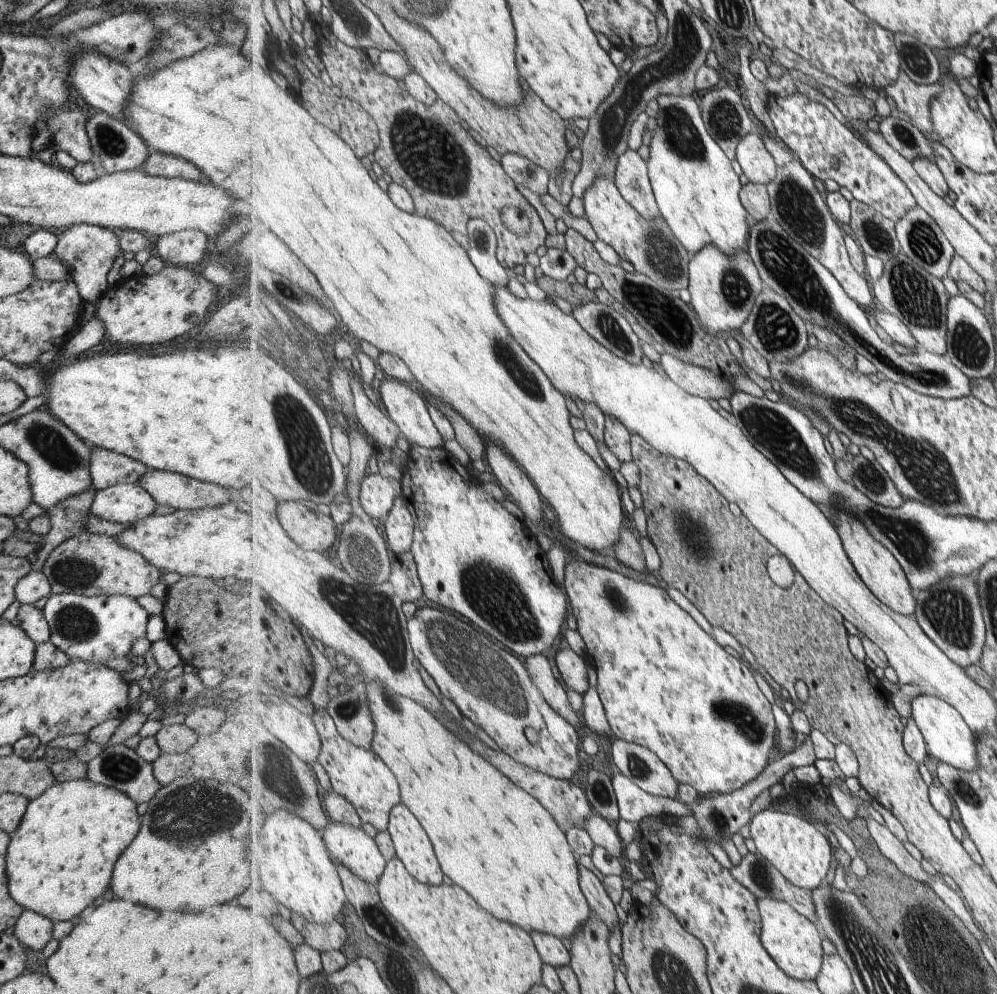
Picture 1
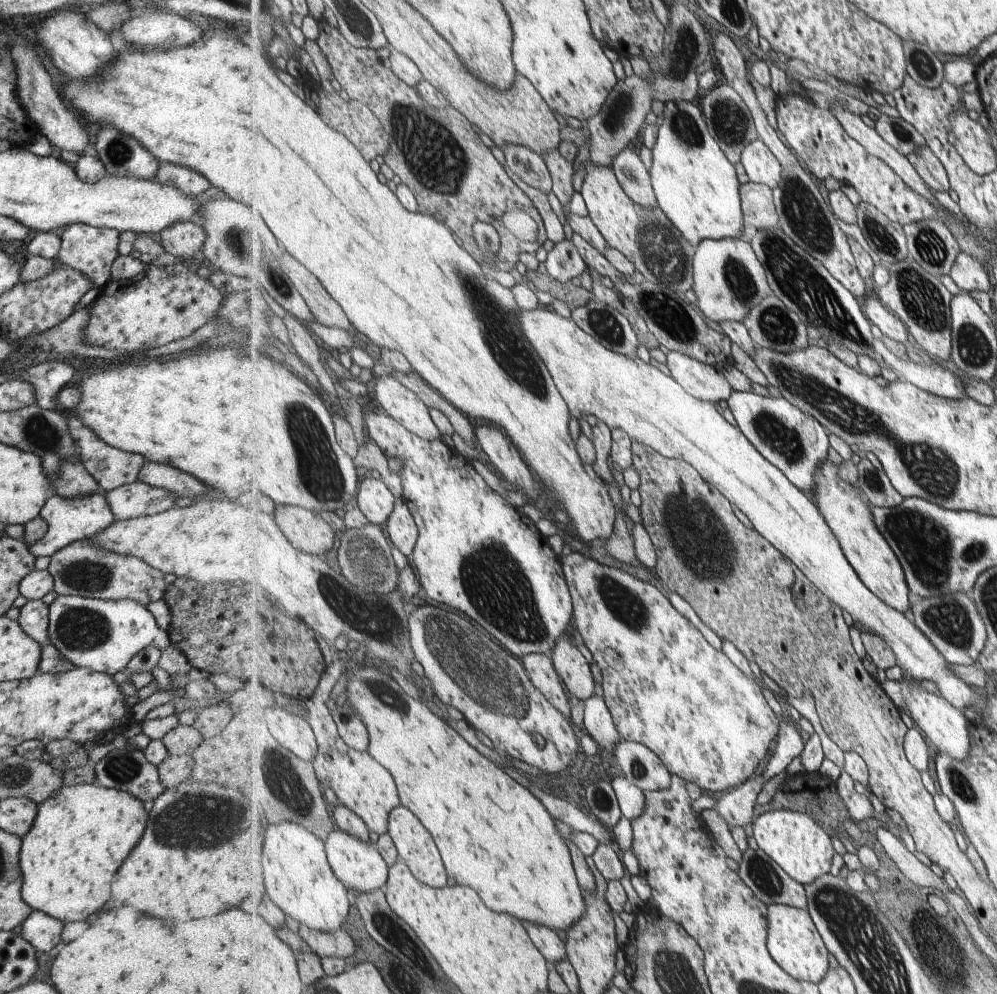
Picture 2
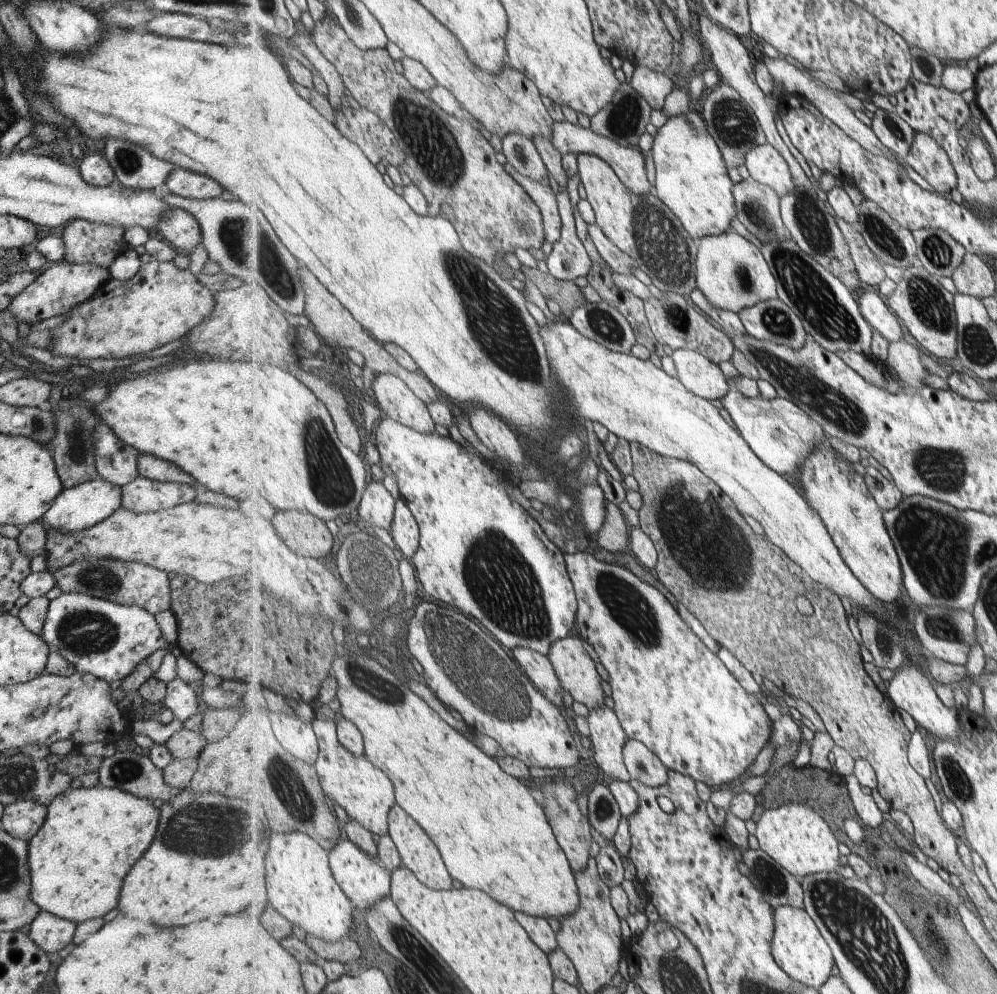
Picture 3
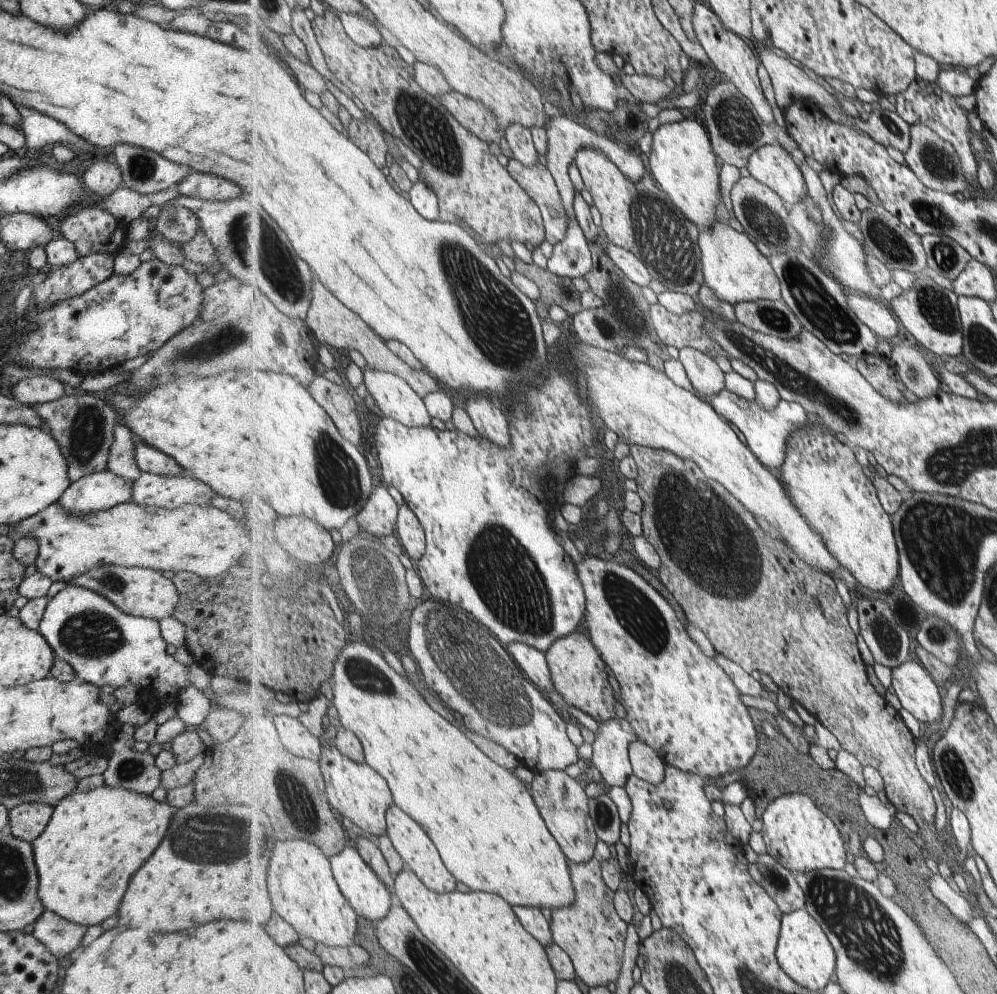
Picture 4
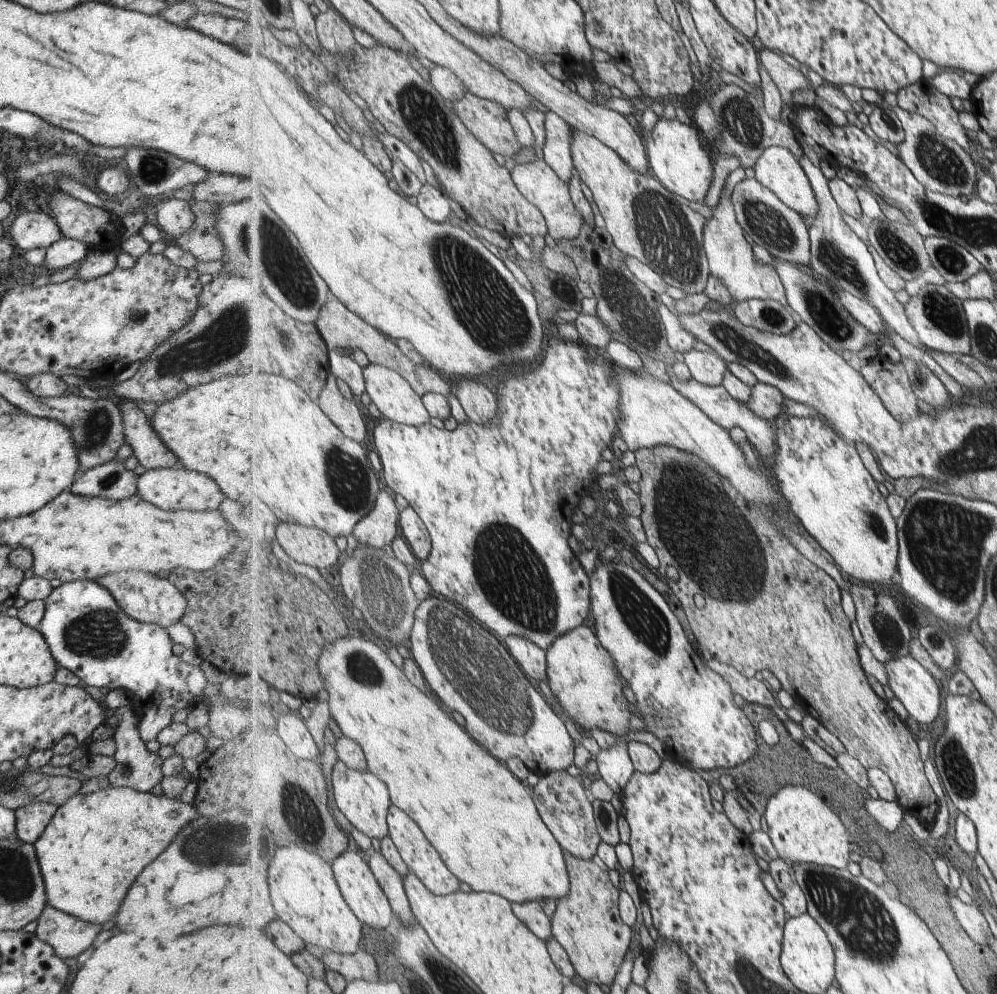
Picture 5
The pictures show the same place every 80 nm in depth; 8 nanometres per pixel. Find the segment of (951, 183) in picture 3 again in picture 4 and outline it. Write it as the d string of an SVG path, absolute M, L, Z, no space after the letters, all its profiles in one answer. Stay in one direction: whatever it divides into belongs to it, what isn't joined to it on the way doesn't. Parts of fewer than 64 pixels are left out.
M909 124L911 128L911 146L904 153L904 160L915 175L925 184L925 187L933 191L943 193L969 195L967 188L967 176L961 164L961 158L955 150L955 146L947 140L943 140L935 130L931 130L927 124Z

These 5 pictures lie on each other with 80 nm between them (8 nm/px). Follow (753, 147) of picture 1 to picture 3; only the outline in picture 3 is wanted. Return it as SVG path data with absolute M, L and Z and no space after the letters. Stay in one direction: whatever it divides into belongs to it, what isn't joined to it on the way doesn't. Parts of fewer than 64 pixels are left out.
M770 144L755 146L747 154L745 165L753 180L768 185L780 196L788 194L795 186L787 160Z

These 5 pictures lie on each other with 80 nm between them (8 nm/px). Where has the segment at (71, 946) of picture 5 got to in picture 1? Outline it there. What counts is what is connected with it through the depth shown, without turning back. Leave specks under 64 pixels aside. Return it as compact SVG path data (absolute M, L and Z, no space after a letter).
M23 909L14 924L14 937L31 950L41 950L51 940L53 922L29 909Z

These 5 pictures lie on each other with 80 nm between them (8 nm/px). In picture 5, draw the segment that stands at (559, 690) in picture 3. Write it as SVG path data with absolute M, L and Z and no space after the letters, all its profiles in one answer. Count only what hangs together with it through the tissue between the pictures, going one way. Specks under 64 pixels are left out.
M513 636L504 640L506 646L509 646L510 654L517 658L517 662L521 664L529 678L533 678L536 682L548 682L548 658L546 650L541 646L535 645L535 642Z

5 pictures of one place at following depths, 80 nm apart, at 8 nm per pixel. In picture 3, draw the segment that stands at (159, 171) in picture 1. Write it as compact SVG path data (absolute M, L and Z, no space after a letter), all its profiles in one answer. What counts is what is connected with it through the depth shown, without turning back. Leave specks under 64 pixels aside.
M179 167L174 168L165 185L173 195L189 199L211 199L223 194L223 188L211 178Z

